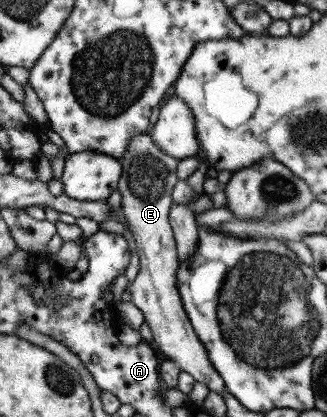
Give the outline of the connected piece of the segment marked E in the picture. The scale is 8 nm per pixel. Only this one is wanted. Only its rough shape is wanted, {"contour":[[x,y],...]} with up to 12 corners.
{"contour":[[149,132],[120,161],[140,260],[127,287],[162,357],[223,397],[178,284],[180,161]]}

